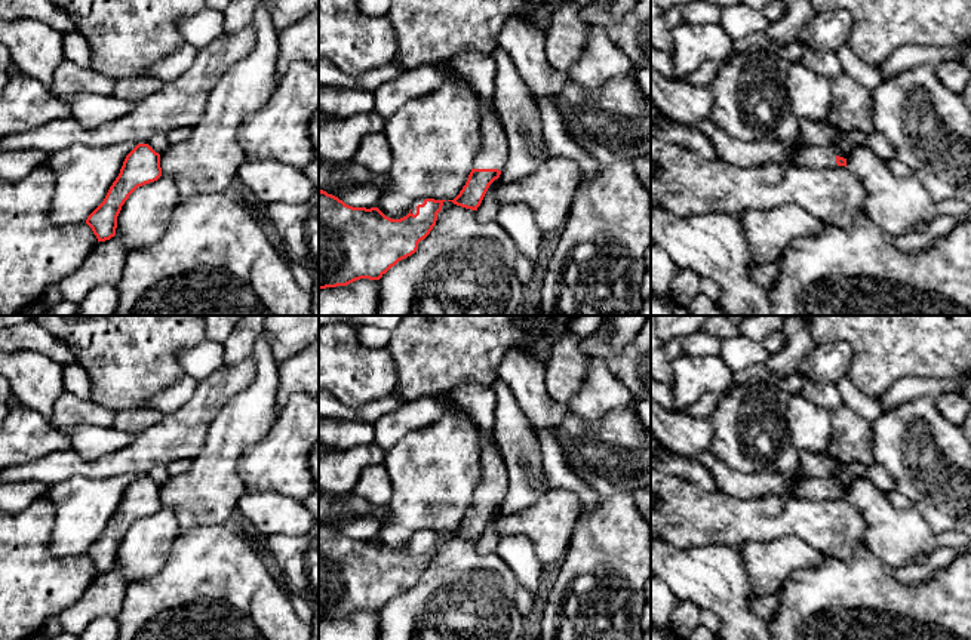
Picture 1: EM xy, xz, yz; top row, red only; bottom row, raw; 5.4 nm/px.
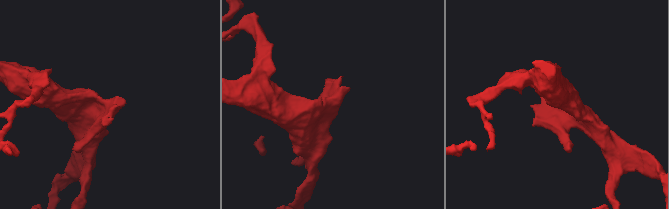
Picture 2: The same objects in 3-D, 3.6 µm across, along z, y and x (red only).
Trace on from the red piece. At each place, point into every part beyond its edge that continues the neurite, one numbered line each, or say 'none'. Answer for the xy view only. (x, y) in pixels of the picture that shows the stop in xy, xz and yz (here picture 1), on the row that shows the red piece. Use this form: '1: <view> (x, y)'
none

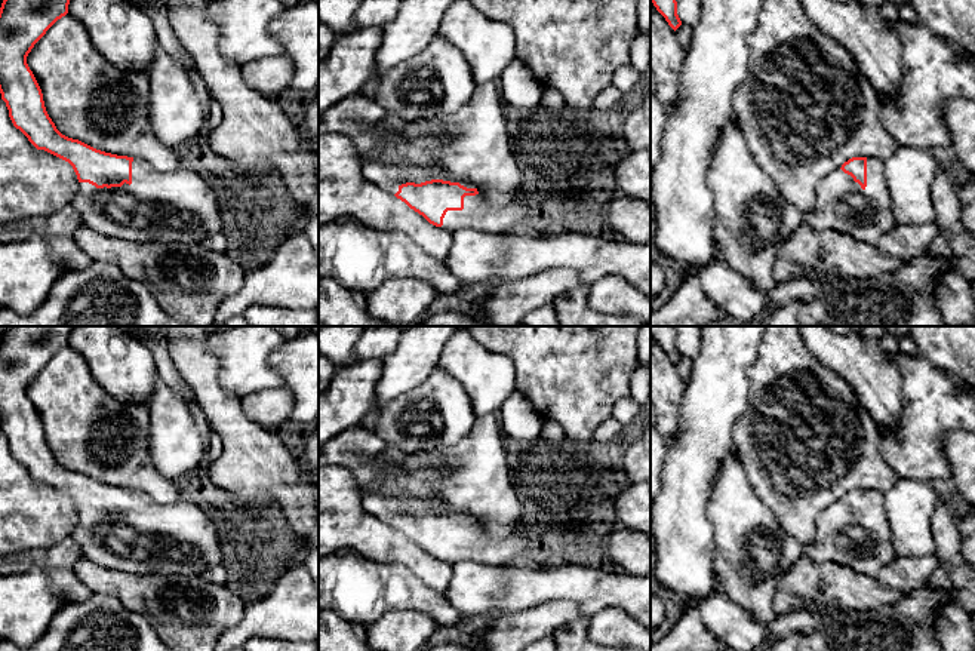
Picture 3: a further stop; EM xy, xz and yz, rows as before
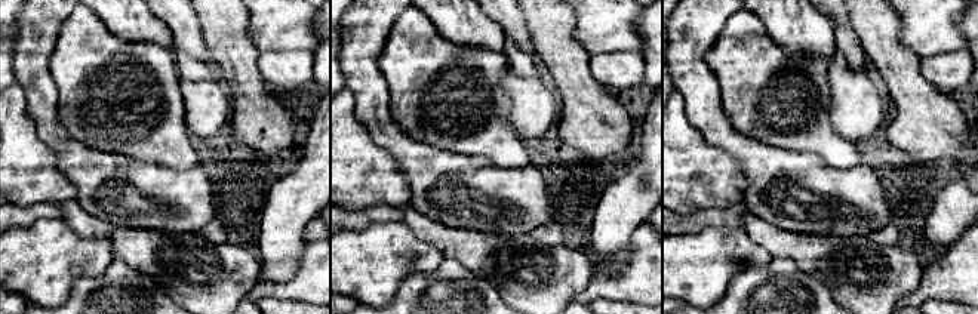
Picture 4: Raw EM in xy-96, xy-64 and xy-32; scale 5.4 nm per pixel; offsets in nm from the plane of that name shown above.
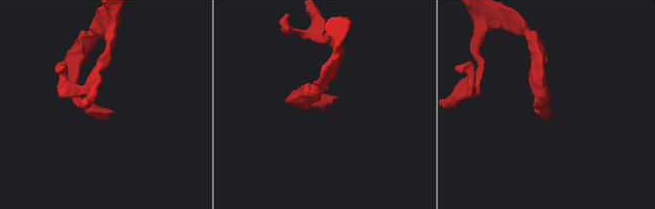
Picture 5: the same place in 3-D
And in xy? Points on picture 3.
1: xy (178, 206)

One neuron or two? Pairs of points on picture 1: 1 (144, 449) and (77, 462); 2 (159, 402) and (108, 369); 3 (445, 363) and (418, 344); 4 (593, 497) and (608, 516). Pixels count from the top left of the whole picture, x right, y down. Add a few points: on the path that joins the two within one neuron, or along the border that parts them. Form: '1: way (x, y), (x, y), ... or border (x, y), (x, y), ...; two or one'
1: way (128, 461), (107, 467), (94, 467); one
2: border (181, 378), (157, 391), (147, 405); two
3: way (439, 357), (430, 356), (424, 350); one
4: border (602, 498), (593, 508), (581, 508); two

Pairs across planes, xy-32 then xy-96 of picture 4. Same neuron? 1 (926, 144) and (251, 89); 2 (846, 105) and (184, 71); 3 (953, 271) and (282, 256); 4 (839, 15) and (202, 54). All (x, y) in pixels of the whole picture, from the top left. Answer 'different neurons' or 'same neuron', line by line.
1: same neuron
2: different neurons
3: different neurons
4: same neuron

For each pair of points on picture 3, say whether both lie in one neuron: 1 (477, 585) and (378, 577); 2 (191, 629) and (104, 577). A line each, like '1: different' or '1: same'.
1: different
2: same

